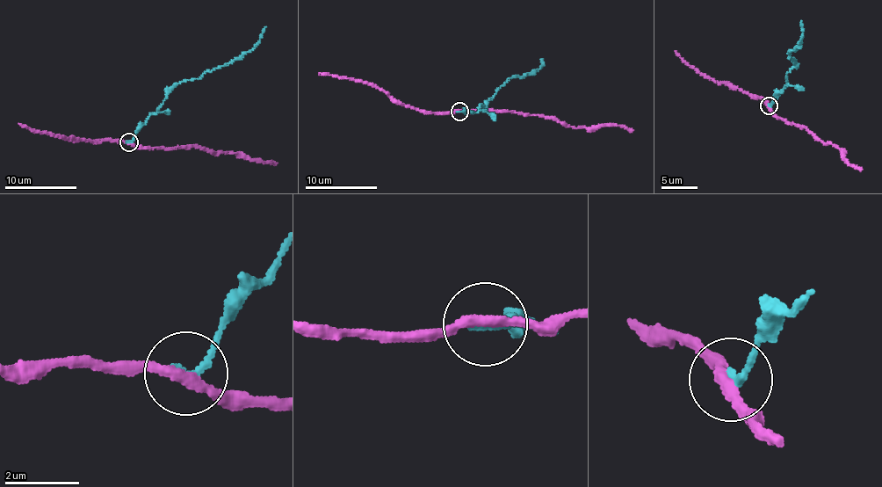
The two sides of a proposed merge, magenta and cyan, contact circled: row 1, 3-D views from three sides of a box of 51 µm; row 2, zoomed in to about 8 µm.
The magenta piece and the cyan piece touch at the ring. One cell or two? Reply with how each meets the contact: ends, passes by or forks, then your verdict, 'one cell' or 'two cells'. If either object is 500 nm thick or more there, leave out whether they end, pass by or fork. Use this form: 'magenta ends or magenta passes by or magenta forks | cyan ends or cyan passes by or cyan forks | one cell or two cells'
magenta passes by | cyan ends | two cells

